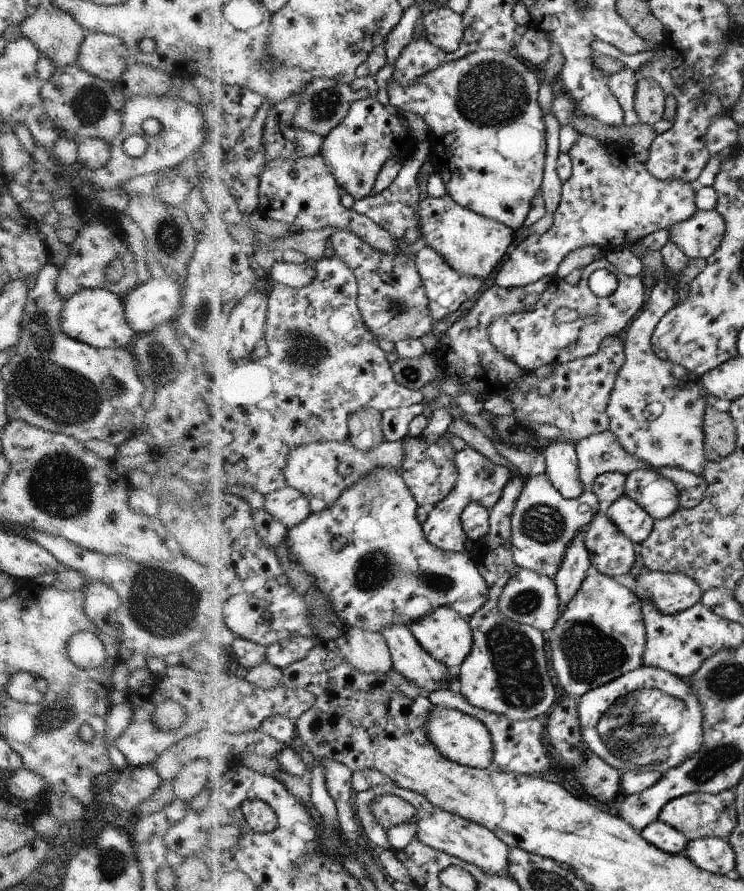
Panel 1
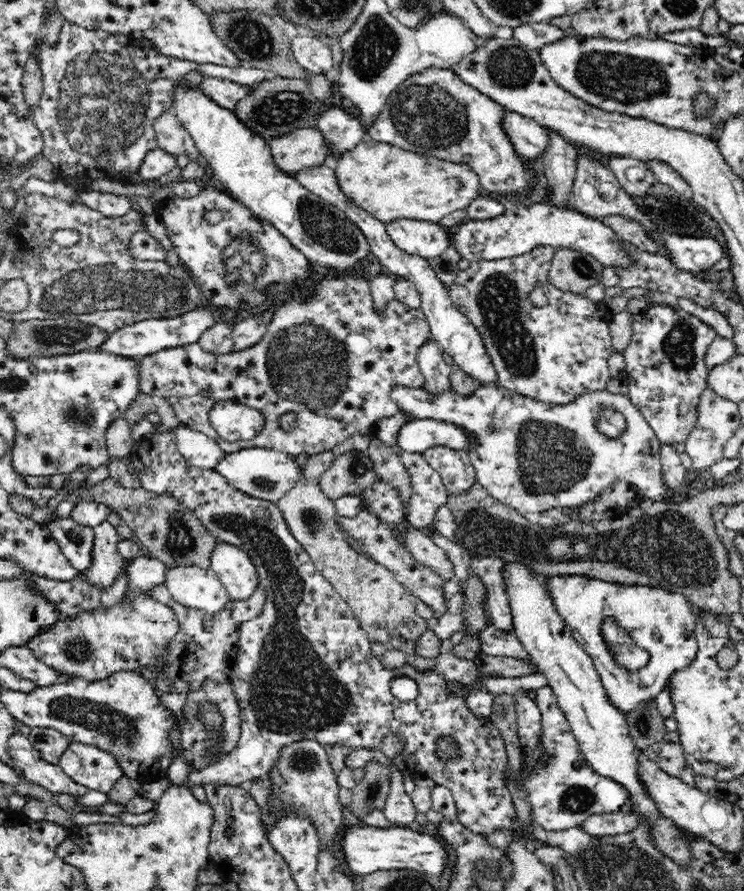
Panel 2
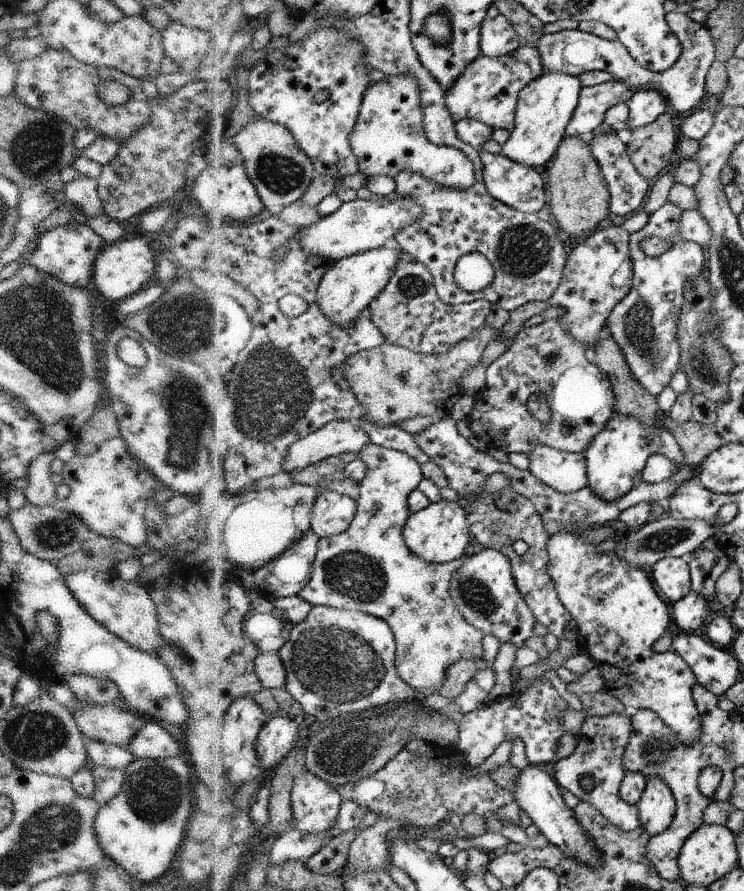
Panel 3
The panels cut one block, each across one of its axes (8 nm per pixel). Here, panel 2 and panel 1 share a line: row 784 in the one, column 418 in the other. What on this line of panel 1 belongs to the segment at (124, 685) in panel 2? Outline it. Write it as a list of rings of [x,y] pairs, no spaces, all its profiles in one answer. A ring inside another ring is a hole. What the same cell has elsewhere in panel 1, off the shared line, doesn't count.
[[[374,76],[357,78],[352,84],[352,88],[362,94],[351,106],[349,115],[325,138],[321,155],[326,159],[329,169],[336,175],[342,188],[353,196],[356,201],[370,197],[376,188],[378,176],[384,170],[386,162],[394,156],[399,156],[404,161],[408,160],[418,148],[420,140],[409,125],[409,120],[399,112],[397,116],[390,114],[388,108],[380,102],[378,98],[378,82]]]

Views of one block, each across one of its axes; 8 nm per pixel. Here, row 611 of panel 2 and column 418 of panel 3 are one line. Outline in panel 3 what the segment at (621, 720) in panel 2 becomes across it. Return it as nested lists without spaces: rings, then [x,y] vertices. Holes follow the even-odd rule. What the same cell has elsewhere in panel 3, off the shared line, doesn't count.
[[[443,500],[438,504],[432,503],[428,508],[412,514],[404,530],[404,538],[410,550],[418,554],[422,560],[430,564],[448,564],[458,560],[468,544],[470,544],[470,532],[468,532],[468,521],[464,510],[457,502],[446,502]]]

